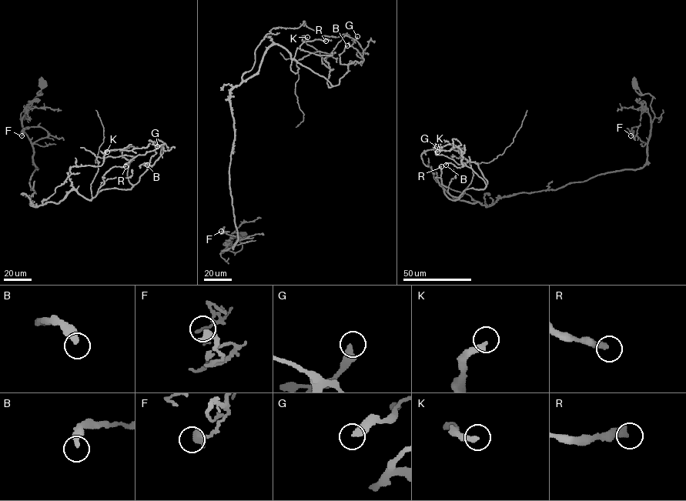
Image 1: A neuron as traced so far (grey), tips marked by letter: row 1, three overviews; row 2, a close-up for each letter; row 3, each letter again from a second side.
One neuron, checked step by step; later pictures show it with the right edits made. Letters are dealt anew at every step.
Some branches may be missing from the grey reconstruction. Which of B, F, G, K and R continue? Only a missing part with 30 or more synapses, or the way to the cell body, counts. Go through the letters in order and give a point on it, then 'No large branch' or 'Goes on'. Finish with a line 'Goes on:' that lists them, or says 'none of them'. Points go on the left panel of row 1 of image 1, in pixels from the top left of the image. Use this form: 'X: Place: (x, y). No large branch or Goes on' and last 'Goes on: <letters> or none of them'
B: Place: (147, 165). No large branch
F: Place: (21, 135). No large branch
G: Place: (157, 146). No large branch
K: Place: (107, 151). Goes on
R: Place: (125, 166). Goes on
Goes on: K, R

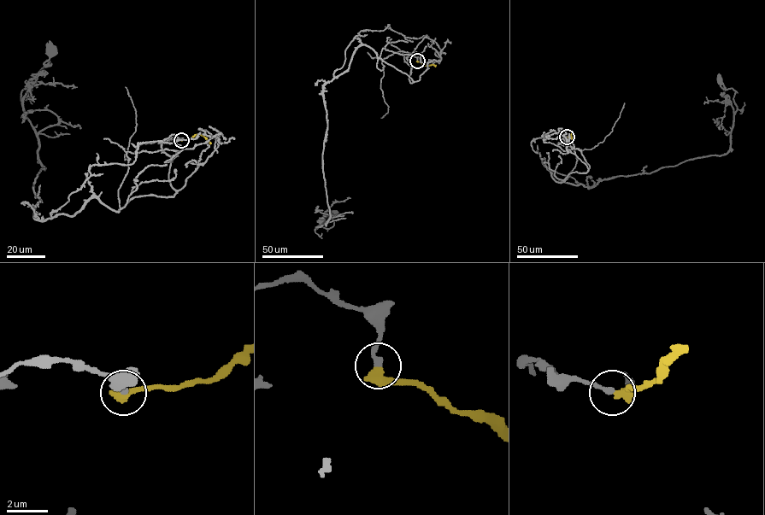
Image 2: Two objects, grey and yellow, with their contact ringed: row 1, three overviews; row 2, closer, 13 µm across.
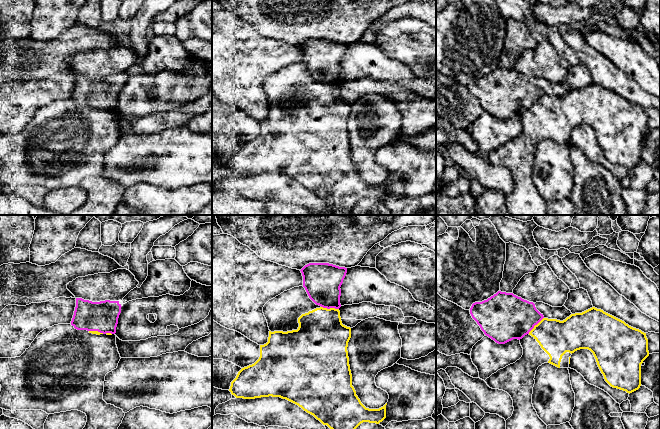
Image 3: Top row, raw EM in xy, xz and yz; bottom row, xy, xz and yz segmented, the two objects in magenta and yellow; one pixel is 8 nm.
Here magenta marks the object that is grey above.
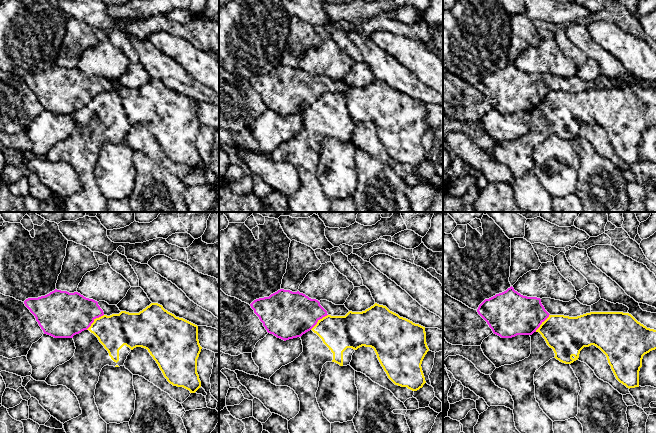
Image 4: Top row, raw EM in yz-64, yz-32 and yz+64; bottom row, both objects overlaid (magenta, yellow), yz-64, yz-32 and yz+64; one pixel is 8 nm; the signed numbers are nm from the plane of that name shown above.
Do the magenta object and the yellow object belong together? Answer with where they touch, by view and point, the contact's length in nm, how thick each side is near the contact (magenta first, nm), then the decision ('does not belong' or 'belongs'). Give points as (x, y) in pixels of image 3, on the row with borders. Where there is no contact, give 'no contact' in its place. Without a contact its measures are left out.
xz (330, 307) | 150 nm | 300/400 nm | does not belong

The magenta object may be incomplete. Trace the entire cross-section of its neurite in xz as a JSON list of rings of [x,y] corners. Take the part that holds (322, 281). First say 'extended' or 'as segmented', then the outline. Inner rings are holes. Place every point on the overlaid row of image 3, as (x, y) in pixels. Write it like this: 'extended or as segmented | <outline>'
as segmented | [[[309,263],[301,270],[303,287],[309,298],[323,308],[339,309],[341,285],[347,268],[329,263]]]

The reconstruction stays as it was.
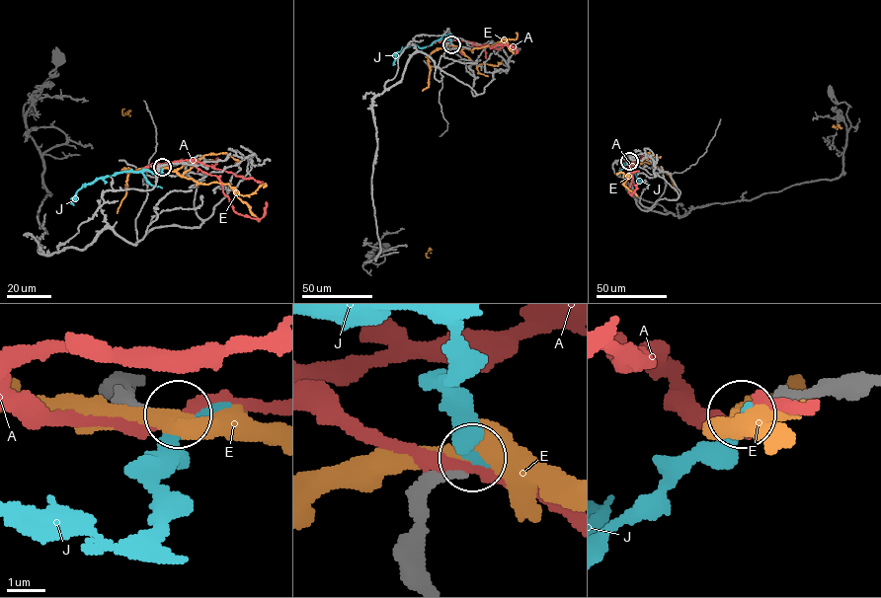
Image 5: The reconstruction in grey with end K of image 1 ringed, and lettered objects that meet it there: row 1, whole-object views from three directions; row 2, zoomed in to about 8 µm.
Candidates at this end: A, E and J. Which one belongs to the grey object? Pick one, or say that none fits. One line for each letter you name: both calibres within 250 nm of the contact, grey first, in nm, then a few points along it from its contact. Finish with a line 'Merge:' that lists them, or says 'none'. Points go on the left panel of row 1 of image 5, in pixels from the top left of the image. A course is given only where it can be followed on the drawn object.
Merge: none

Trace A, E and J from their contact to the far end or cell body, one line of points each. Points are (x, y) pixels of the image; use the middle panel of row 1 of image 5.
A: (450, 45), (445, 42), (460, 39), (477, 45), (488, 45), (491, 48), (497, 44), (512, 45), (518, 53)
E: (450, 44), (437, 48), (429, 58), (426, 256), (429, 258)
J: (451, 44), (449, 39), (439, 39), (425, 46), (410, 45), (397, 52), (395, 64)

